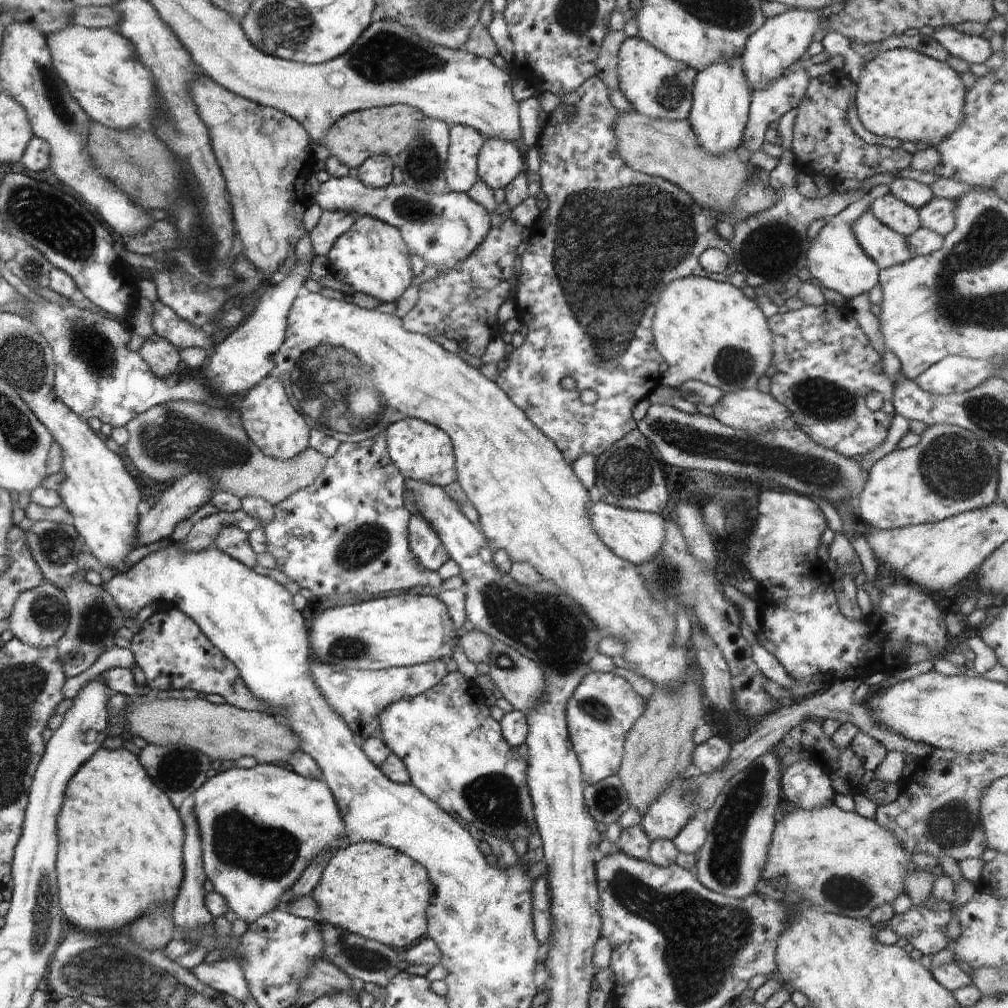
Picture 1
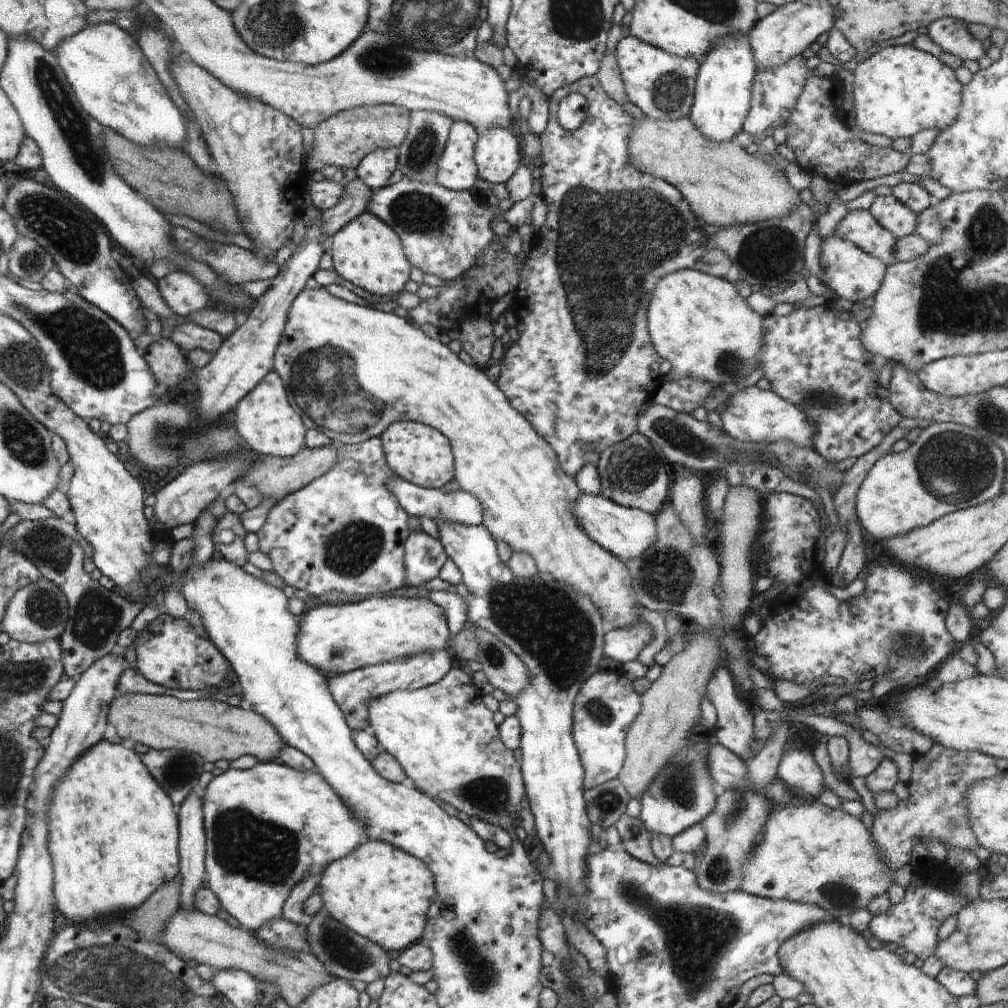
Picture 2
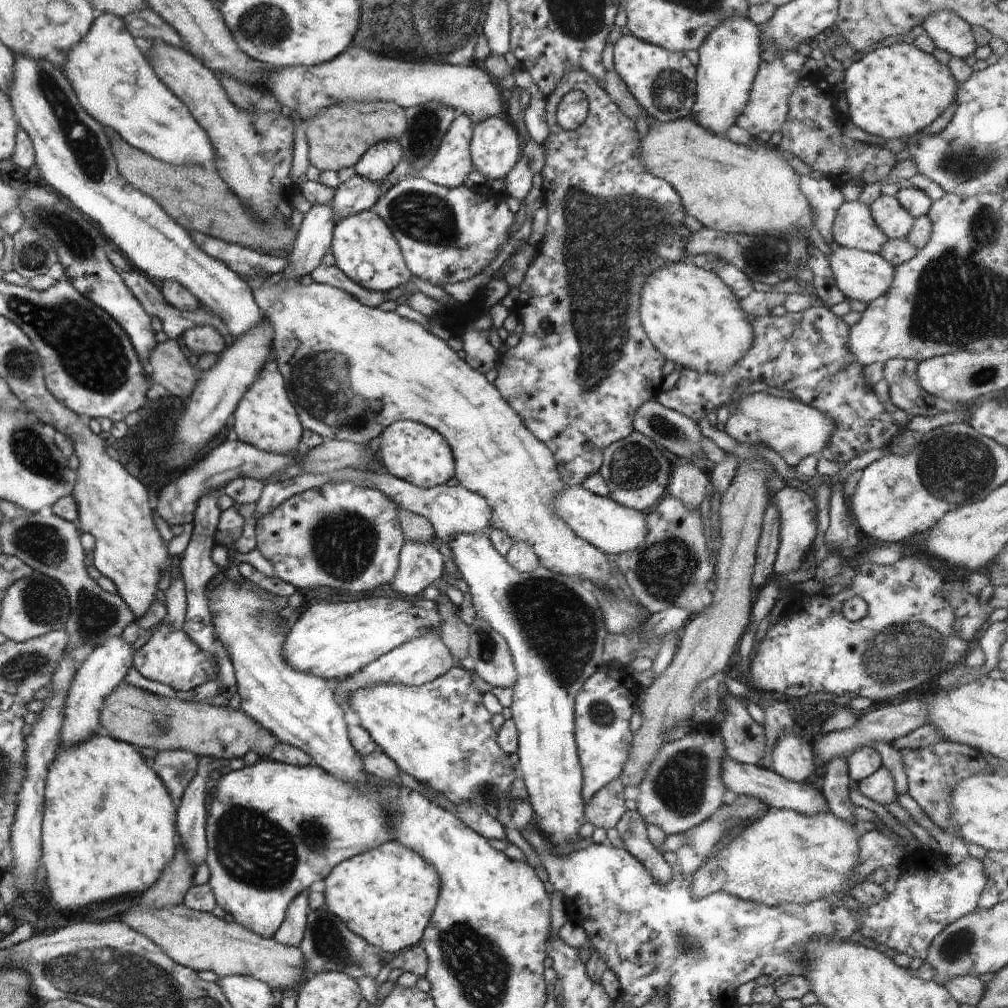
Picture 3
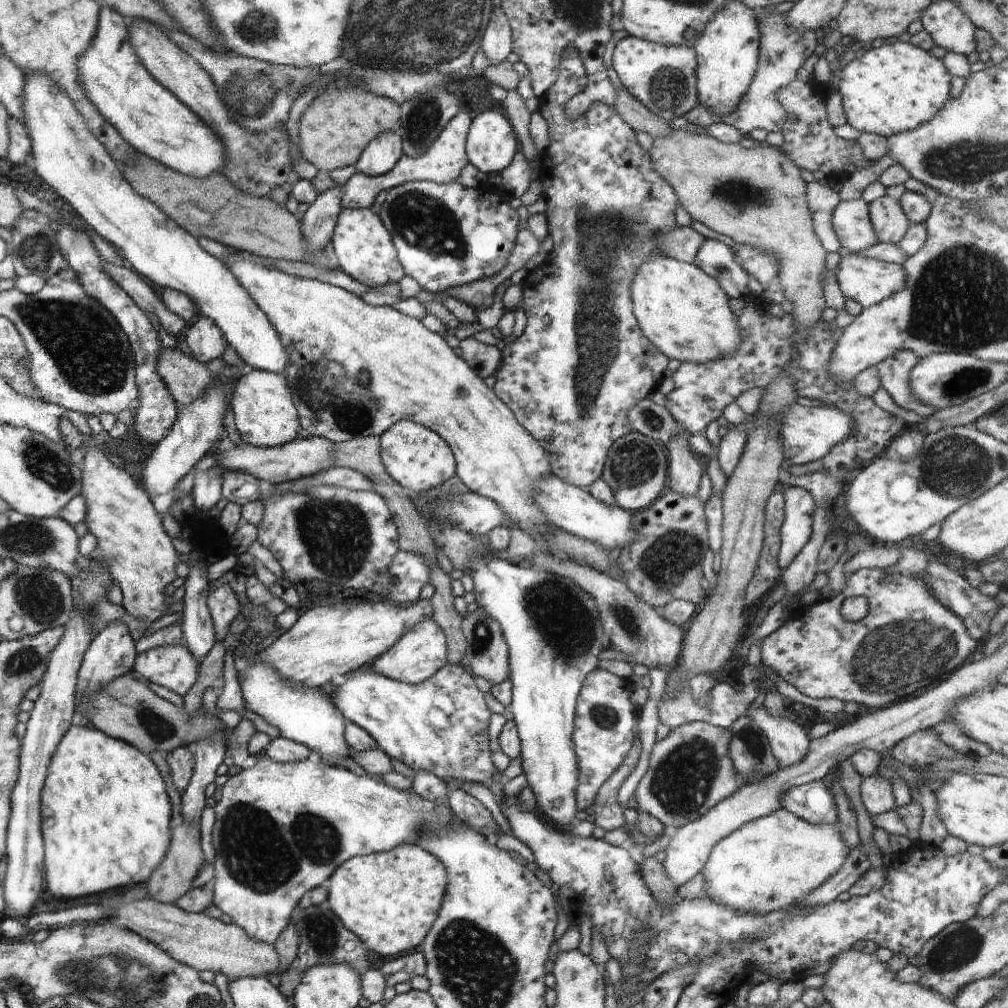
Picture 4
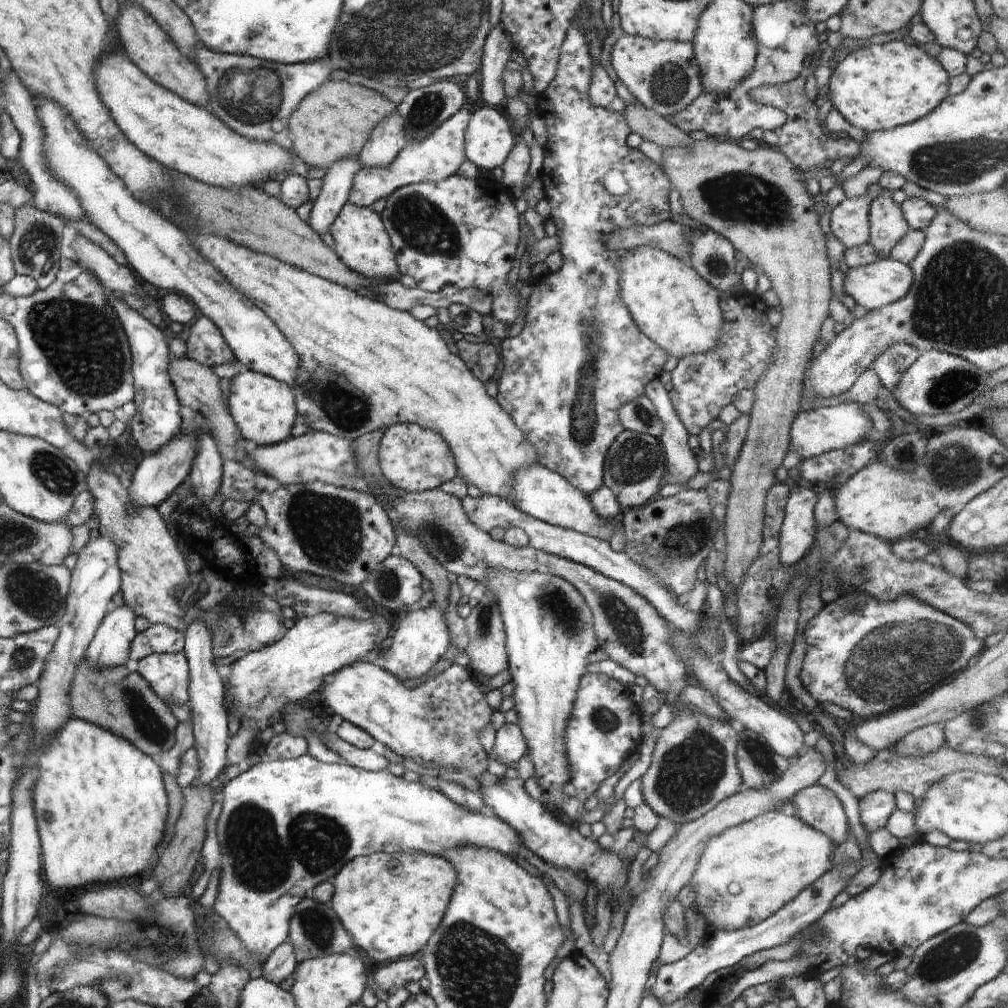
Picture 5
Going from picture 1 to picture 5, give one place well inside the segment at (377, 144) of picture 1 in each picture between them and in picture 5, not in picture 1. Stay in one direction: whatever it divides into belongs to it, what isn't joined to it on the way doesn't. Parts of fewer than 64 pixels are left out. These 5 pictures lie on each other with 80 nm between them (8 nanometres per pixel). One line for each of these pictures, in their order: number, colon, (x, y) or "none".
2: (343, 140)
3: (338, 137)
4: (334, 130)
5: (333, 122)

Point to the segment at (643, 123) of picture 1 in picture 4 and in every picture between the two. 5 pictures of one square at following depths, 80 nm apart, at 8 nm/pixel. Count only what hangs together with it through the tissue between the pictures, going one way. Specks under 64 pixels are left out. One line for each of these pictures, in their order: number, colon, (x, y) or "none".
2: (724, 185)
3: (729, 188)
4: (756, 196)

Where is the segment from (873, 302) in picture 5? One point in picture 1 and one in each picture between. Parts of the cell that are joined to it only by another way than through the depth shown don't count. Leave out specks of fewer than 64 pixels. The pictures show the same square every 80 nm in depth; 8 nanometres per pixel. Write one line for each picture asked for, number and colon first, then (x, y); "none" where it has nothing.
1: (835, 258)
2: (851, 273)
3: (859, 275)
4: (867, 280)

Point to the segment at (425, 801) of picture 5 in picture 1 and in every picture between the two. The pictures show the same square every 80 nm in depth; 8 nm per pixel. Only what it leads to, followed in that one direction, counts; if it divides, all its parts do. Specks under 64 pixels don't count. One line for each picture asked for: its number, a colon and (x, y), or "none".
1: (259, 828)
2: (267, 828)
3: (273, 829)
4: (281, 829)

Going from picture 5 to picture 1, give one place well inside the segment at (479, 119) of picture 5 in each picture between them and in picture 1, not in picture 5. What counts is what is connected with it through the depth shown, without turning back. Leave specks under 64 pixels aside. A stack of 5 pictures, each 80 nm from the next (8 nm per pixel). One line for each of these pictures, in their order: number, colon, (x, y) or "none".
1: (499, 162)
2: (497, 154)
3: (495, 148)
4: (491, 144)

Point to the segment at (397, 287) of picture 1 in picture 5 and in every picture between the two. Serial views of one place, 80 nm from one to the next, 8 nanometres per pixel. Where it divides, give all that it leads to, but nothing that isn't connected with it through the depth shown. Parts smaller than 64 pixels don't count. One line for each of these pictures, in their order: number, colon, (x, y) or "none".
2: (367, 252)
3: (364, 248)
4: (364, 248)
5: (361, 241)

